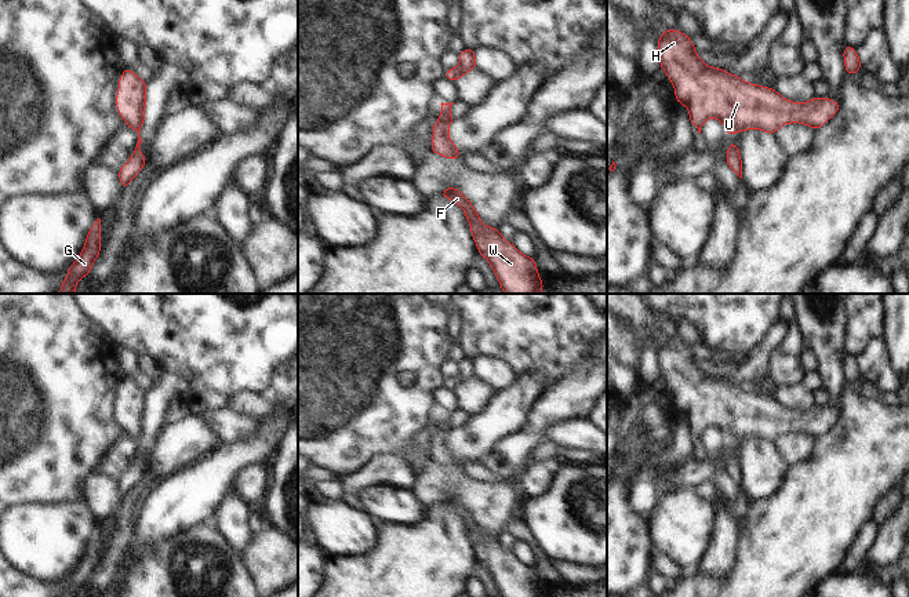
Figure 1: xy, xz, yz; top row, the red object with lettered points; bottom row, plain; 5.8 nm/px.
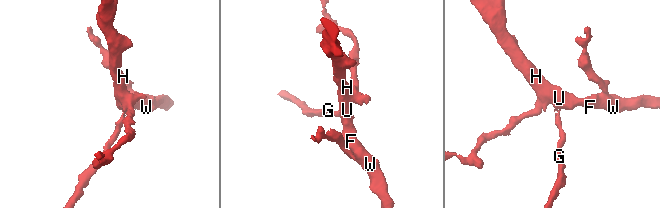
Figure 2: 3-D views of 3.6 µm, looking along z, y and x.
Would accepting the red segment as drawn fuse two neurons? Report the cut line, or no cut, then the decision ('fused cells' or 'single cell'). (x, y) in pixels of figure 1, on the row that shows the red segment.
xy (140, 126), (134, 128) | fused cells

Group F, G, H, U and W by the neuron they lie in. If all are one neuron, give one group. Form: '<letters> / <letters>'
F H U W / G

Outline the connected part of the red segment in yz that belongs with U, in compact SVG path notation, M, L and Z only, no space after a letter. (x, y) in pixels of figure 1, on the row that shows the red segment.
M670 28L659 33L658 58L676 90L676 102L688 108L699 134L709 117L739 131L756 128L772 135L788 123L818 130L840 108L840 102L819 97L804 103L790 102L775 88L748 84L739 76L708 66L698 58L691 39Z

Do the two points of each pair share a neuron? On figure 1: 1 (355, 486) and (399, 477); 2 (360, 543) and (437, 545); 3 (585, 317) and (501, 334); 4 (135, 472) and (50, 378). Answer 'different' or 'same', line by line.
1: same
2: different
3: same
4: different

